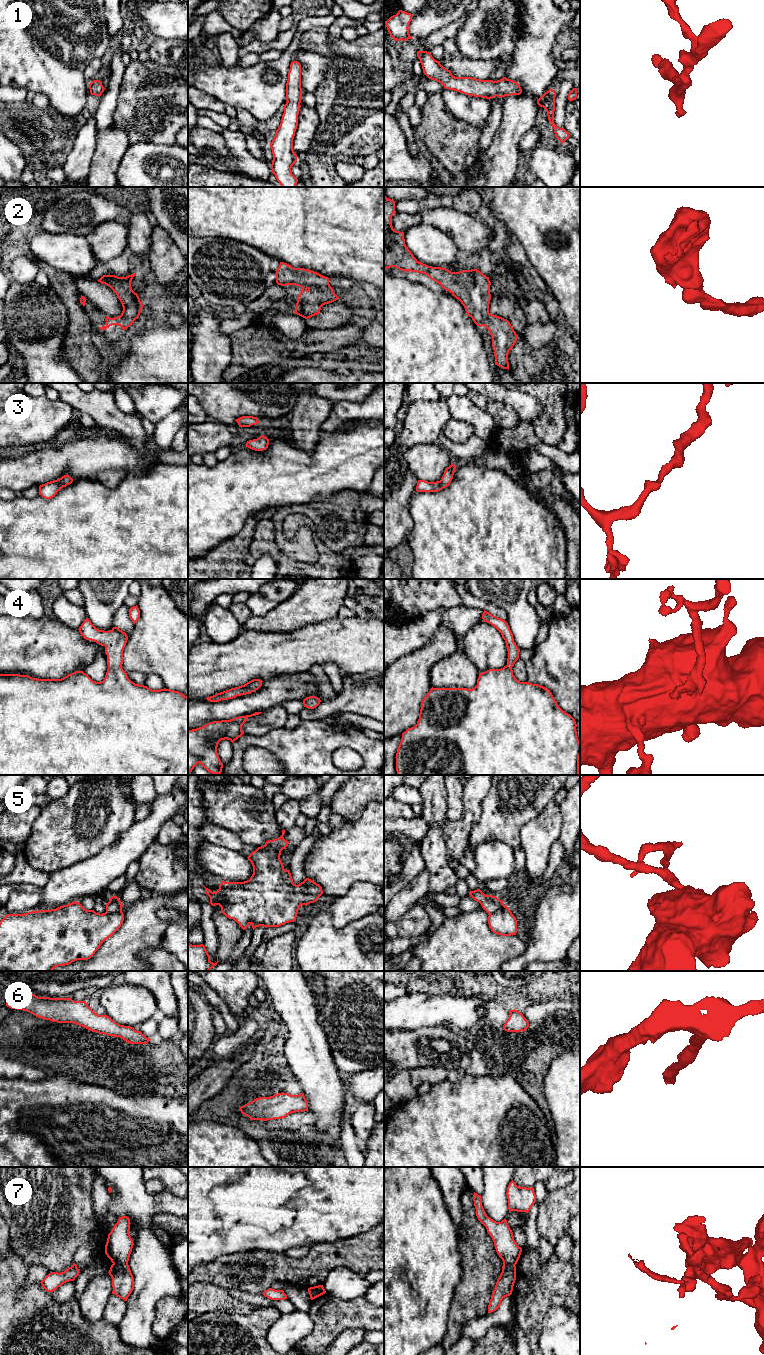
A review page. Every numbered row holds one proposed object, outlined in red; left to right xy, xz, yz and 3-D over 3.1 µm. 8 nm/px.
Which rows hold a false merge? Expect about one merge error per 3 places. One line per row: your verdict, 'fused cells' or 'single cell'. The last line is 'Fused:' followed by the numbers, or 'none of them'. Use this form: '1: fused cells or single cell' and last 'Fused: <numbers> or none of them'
1: single cell
2: single cell
3: single cell
4: single cell
5: fused cells
6: single cell
7: fused cells
Fused: 5, 7

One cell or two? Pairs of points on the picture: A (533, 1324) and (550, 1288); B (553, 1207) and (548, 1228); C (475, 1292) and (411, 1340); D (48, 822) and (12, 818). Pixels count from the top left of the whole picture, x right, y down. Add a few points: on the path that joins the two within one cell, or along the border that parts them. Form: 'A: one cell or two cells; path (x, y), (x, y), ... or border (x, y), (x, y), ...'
A: one cell; path (533, 1315), (533, 1305), (541, 1297)
B: one cell; path (553, 1212), (552, 1223)
C: two cells; border (450, 1309), (448, 1319)
D: two cells; border (41, 808), (25, 842)

